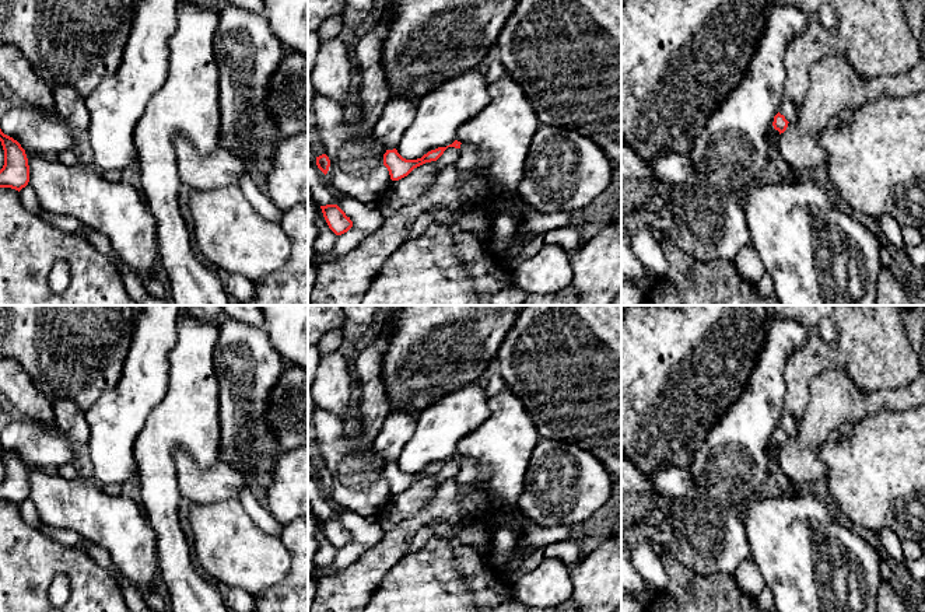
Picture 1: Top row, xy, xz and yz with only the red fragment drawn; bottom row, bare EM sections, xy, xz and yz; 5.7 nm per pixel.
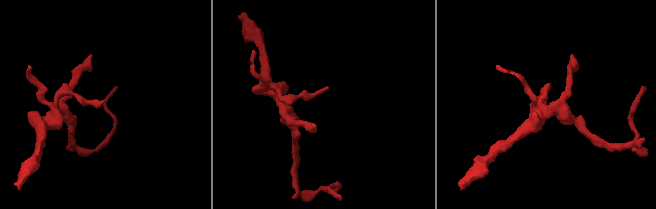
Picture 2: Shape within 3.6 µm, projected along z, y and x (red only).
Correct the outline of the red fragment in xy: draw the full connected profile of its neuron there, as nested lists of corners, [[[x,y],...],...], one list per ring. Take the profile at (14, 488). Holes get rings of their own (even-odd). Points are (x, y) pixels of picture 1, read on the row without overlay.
[[[0,443],[0,455],[4,464],[4,479],[0,483],[0,501],[21,504],[29,496],[29,479],[25,464],[13,451]]]

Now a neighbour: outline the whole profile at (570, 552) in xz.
[[[568,539],[533,550],[516,571],[516,580],[535,570],[546,559],[558,559],[564,564],[572,567],[582,559],[582,541]]]

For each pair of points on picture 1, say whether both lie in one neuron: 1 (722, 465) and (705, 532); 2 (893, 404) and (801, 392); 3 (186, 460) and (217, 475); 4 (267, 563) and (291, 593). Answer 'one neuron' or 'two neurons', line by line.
1: one neuron
2: two neurons
3: one neuron
4: two neurons

